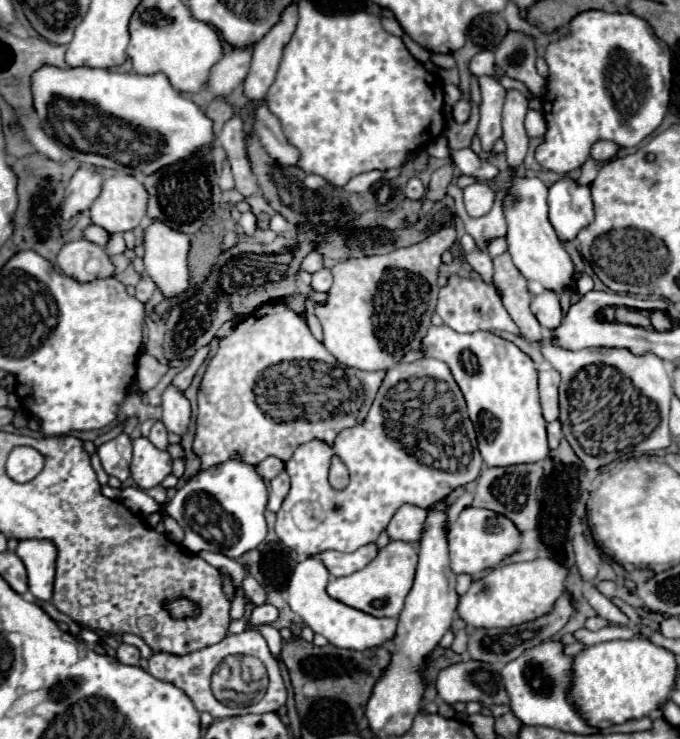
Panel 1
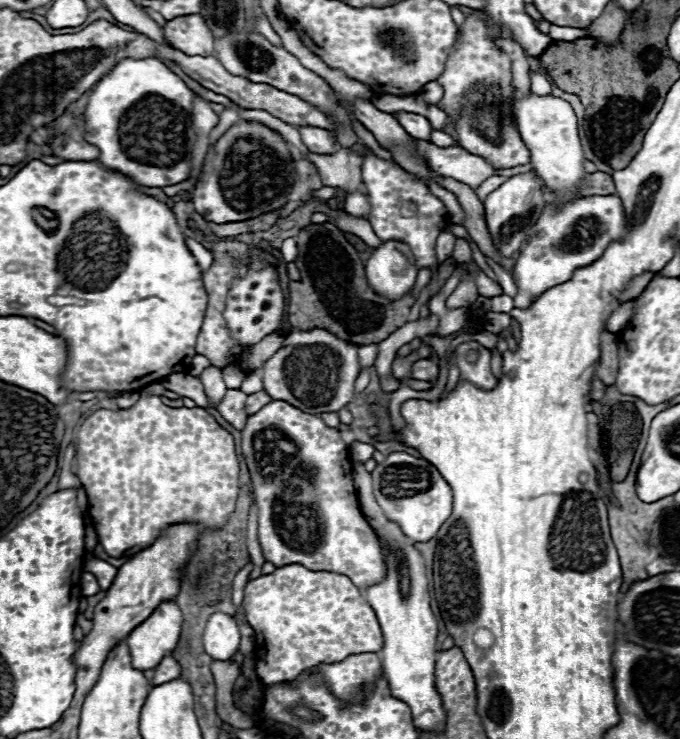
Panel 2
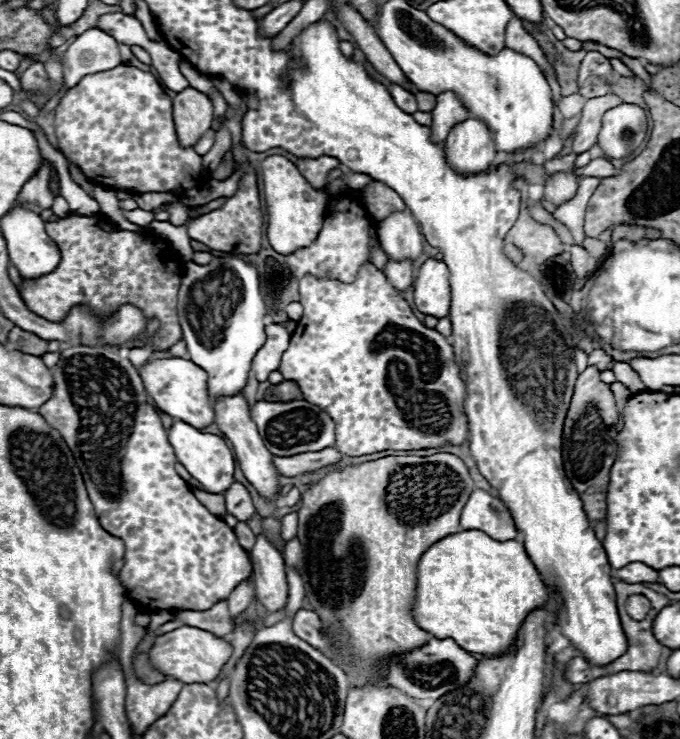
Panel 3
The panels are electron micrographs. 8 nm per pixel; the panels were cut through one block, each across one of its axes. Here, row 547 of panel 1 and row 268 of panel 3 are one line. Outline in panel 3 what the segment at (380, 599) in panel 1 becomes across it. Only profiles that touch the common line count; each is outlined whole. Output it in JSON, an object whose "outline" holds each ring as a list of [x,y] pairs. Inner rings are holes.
{"outline":[[[388,260],[384,274],[388,278],[388,282],[396,288],[396,290],[406,290],[412,284],[412,262],[410,260],[402,260],[402,262],[394,262]]]}

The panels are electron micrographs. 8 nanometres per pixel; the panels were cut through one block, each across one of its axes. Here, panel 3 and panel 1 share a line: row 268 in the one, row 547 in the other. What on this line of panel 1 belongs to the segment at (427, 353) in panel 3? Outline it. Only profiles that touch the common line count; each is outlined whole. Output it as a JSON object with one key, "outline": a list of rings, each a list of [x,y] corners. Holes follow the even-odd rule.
{"outline":[[[372,542],[372,544],[358,548],[352,554],[344,554],[344,552],[336,552],[336,550],[324,550],[320,554],[310,554],[310,556],[318,558],[328,568],[328,572],[334,578],[338,578],[338,576],[348,576],[348,574],[362,570],[368,562],[372,562],[376,558],[376,554],[378,554],[378,546]]]}

